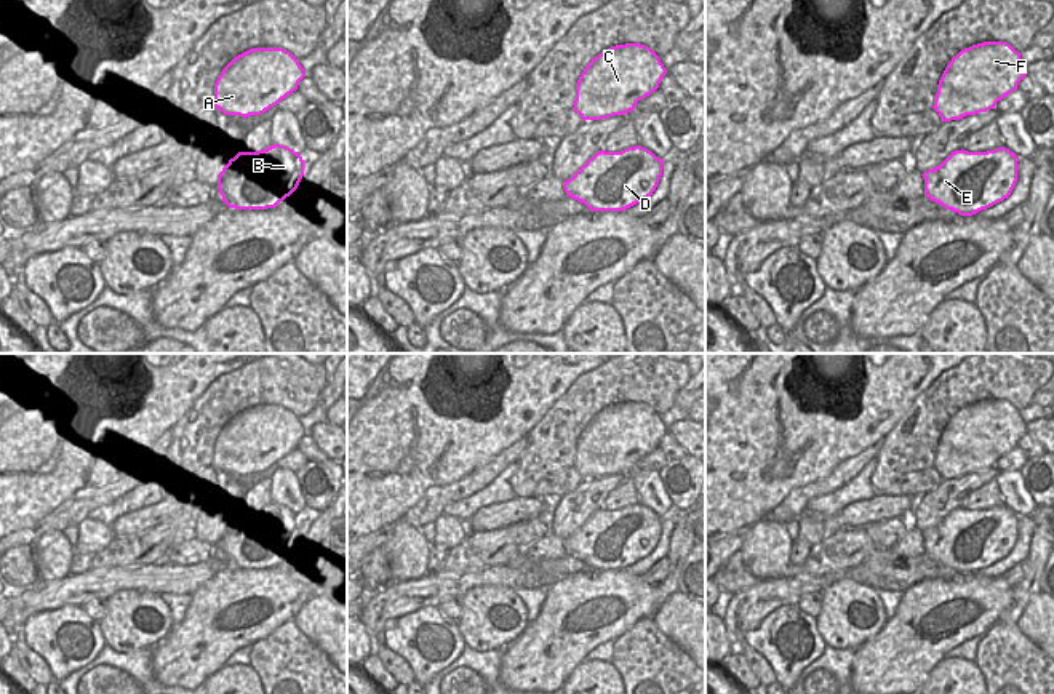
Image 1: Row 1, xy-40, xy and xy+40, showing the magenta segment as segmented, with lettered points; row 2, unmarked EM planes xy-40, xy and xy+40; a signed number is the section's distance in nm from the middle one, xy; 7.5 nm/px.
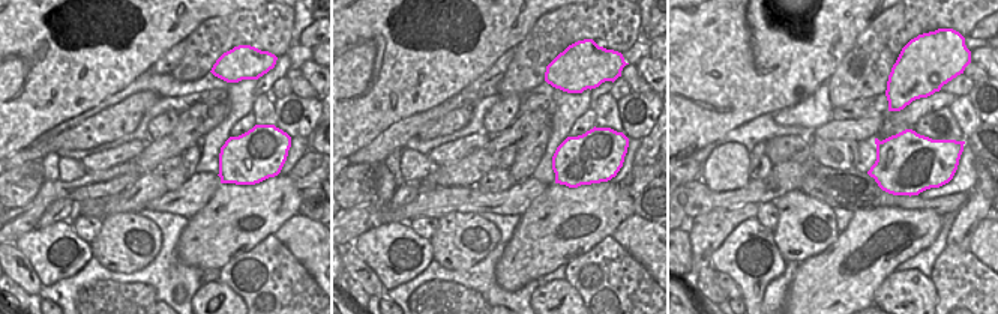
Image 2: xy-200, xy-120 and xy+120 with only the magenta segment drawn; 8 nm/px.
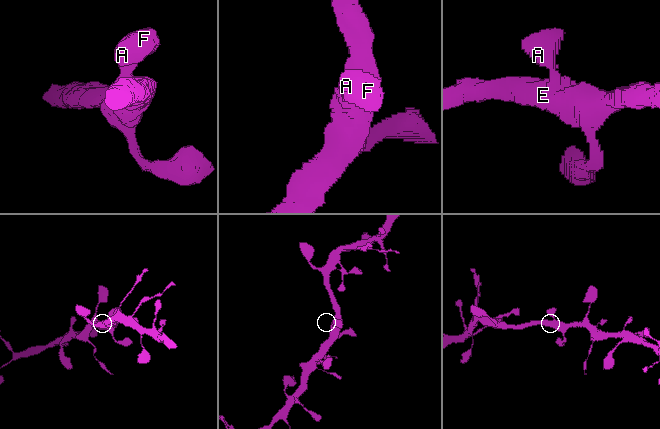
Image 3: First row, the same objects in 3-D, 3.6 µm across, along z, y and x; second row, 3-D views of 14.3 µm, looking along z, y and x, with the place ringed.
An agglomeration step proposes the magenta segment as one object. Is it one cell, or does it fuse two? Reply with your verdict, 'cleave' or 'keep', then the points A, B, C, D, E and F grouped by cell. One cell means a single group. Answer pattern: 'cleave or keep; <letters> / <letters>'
keep; A B C D E F

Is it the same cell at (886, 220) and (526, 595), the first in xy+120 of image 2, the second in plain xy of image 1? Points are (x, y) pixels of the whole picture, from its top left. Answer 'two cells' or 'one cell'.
two cells

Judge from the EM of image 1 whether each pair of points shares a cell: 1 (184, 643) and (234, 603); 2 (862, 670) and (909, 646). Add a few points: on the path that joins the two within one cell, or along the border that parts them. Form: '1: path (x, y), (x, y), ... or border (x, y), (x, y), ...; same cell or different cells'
1: path (197, 640), (221, 616); same cell
2: path (874, 670), (898, 658); same cell

